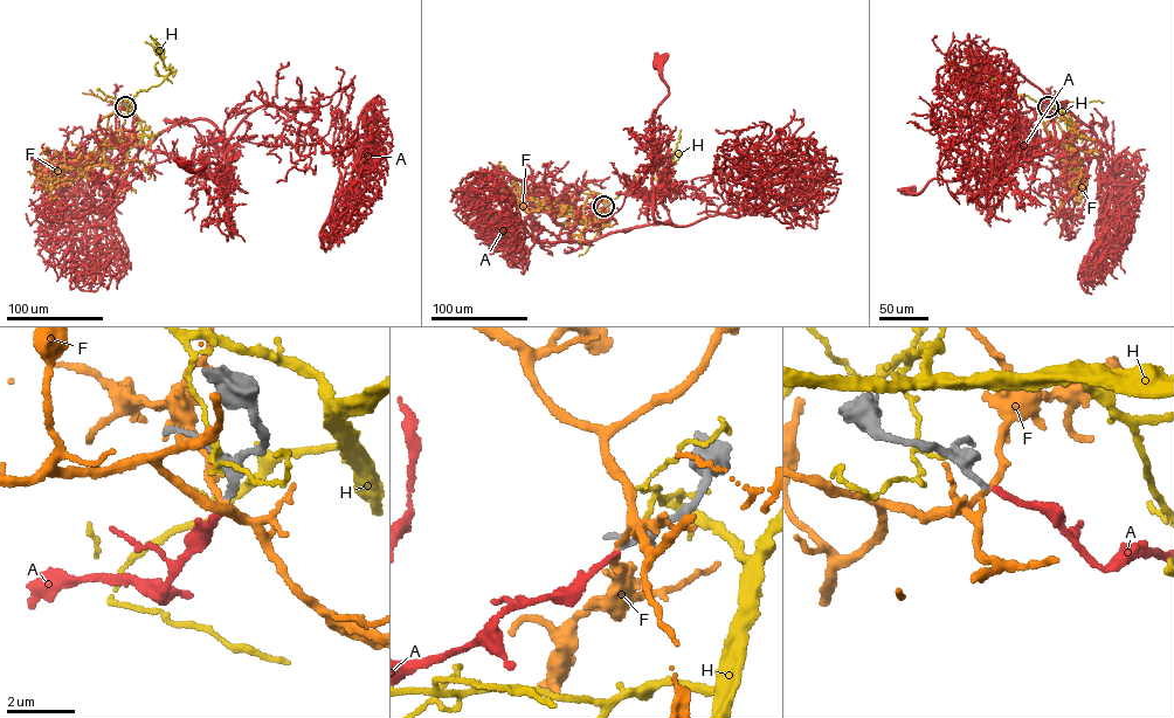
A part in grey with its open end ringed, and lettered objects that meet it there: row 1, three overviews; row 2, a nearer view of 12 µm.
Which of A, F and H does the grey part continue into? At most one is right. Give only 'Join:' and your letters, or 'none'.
Join: A

